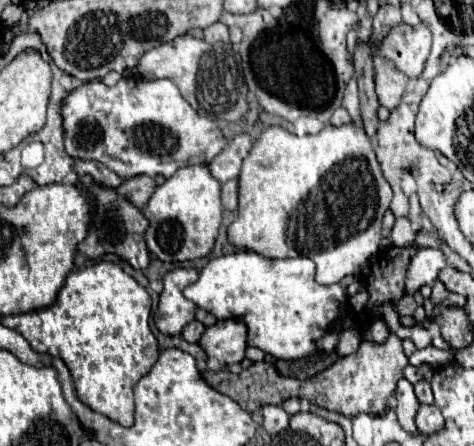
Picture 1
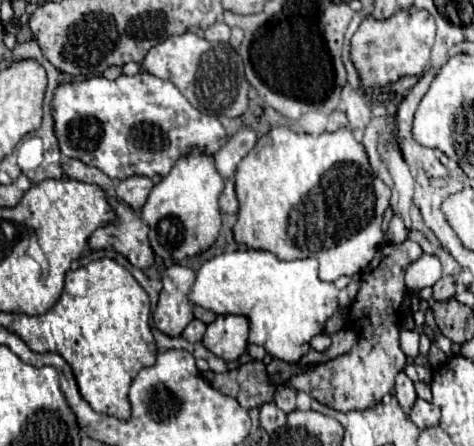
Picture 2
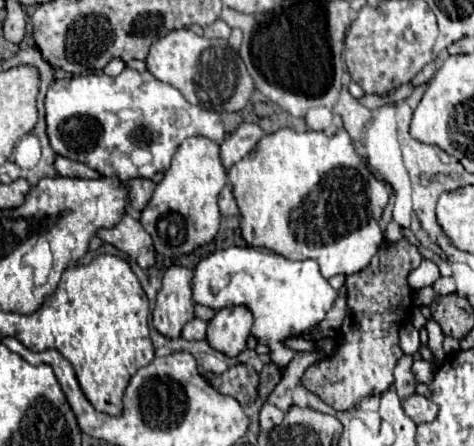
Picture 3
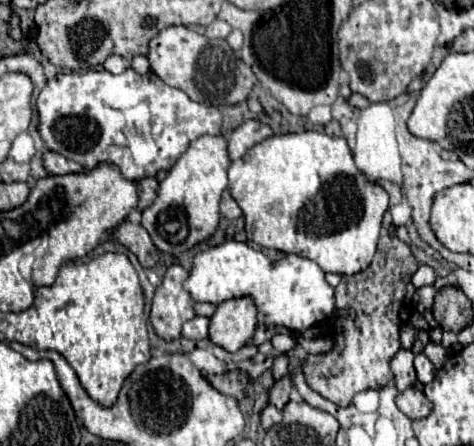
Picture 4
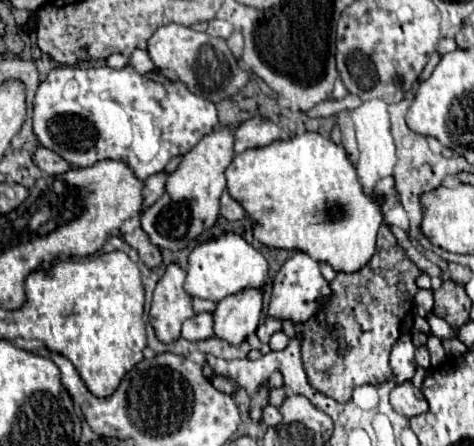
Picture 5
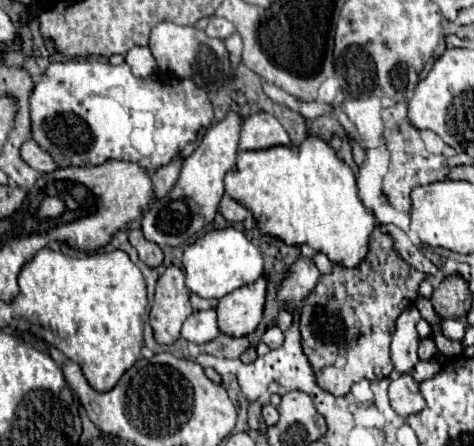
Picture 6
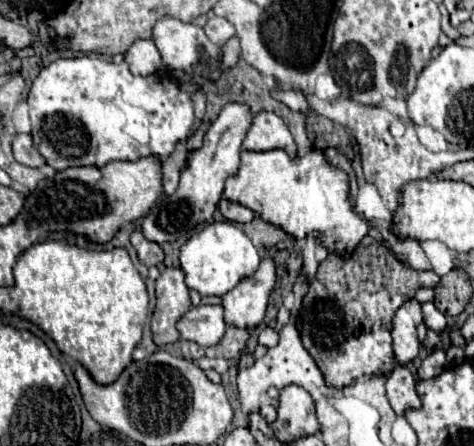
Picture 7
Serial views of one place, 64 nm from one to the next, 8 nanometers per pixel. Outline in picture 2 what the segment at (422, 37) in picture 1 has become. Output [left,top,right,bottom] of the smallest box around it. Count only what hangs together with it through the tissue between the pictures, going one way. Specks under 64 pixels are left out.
[350,6,436,90]

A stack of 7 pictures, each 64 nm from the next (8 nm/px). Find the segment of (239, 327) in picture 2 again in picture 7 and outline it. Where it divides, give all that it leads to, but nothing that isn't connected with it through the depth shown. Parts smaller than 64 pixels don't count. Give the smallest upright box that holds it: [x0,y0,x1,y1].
[222,258,276,328]

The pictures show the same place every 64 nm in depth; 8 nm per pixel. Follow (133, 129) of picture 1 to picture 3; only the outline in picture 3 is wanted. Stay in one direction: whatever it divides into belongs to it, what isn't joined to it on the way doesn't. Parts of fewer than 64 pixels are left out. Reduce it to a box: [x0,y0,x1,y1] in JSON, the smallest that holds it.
[44,68,224,182]

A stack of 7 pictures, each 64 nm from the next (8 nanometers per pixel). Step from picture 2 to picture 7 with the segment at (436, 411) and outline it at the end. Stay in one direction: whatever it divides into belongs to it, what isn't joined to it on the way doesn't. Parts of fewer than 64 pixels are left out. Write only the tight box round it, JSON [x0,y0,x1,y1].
[386,366,420,416]

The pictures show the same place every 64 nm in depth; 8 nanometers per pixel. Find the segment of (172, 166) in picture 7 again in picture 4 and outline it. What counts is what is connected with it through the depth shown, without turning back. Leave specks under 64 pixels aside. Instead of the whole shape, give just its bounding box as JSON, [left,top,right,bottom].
[138,178,158,212]

